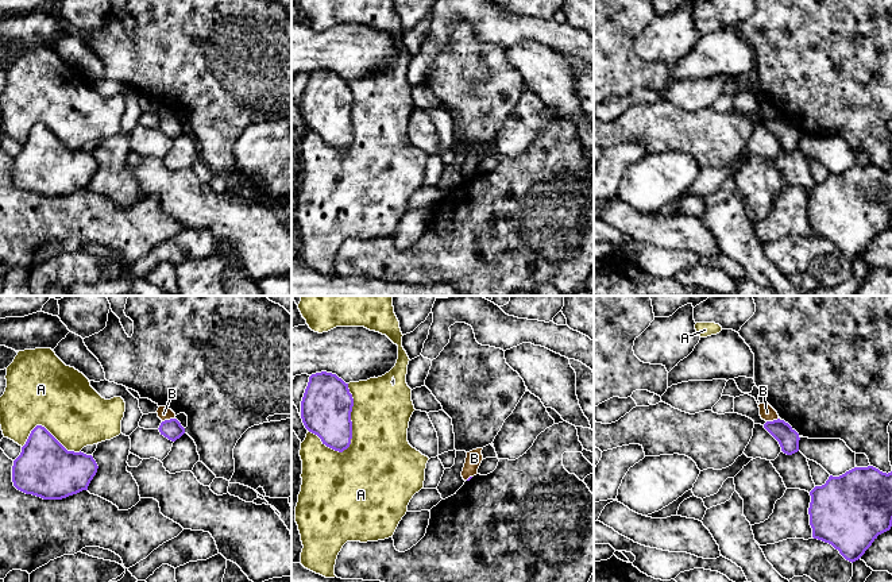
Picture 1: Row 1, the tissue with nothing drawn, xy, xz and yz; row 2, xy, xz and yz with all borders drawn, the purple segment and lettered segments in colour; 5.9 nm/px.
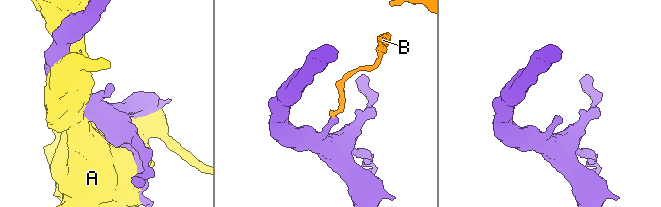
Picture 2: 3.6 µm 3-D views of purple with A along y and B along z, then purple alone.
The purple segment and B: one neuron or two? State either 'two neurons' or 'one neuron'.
two neurons

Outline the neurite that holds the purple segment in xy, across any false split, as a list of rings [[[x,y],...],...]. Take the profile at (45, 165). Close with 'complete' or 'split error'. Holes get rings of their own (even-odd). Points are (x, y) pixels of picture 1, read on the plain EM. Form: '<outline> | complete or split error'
[[[36,123],[13,158],[13,184],[43,197],[62,197],[88,188],[97,170],[92,153],[67,149],[45,124]]] | complete

